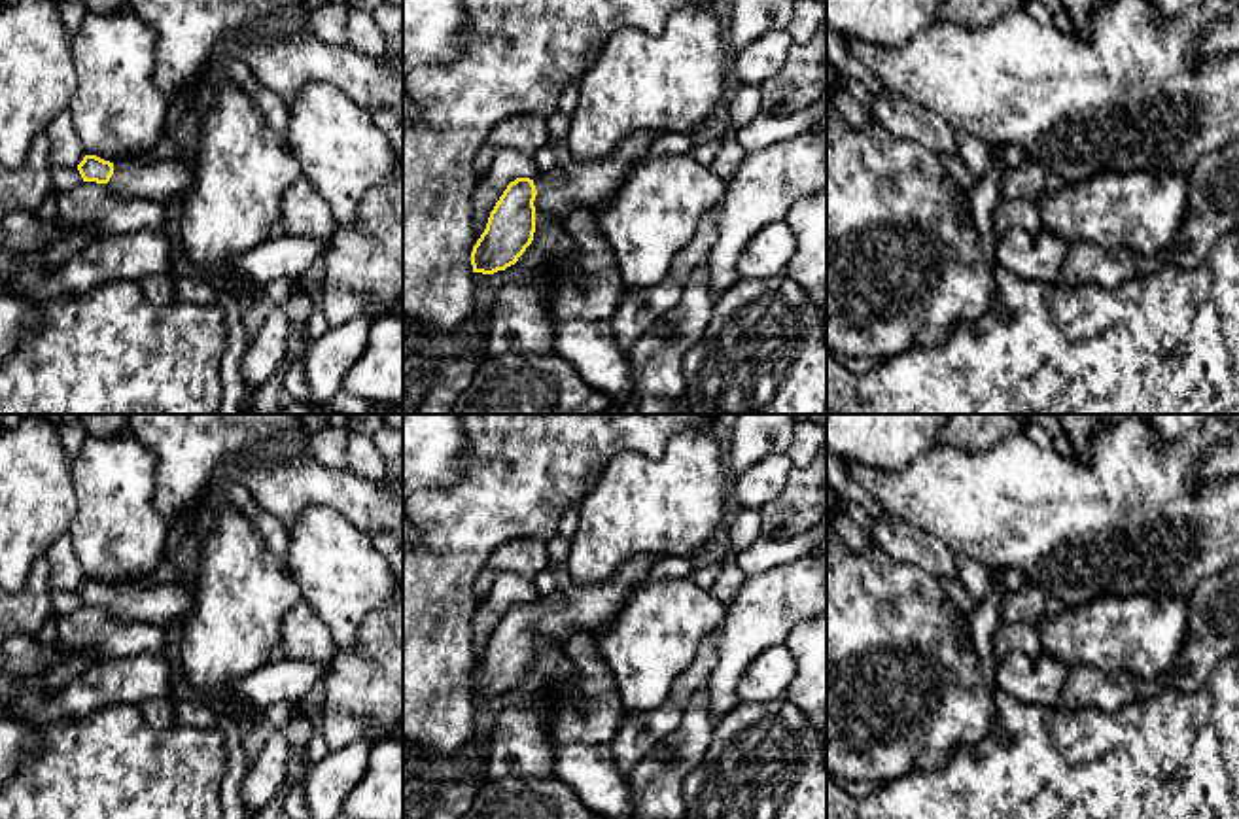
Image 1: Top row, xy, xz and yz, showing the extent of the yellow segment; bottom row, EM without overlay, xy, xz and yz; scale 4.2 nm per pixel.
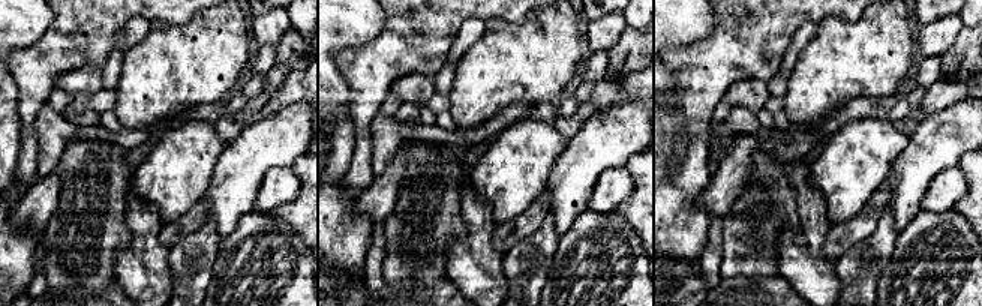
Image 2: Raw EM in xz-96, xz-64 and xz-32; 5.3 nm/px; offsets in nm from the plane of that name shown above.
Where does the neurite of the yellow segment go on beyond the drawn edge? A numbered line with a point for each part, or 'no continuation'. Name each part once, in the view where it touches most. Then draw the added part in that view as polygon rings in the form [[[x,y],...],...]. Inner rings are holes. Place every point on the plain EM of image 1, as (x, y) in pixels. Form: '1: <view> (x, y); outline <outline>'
1: xz (581, 608); outline [[[658,554],[632,558],[615,577],[600,584],[556,588],[533,601],[535,634],[566,641],[575,632],[594,634],[611,622],[626,603],[626,590],[645,581],[647,571],[660,560]]]

